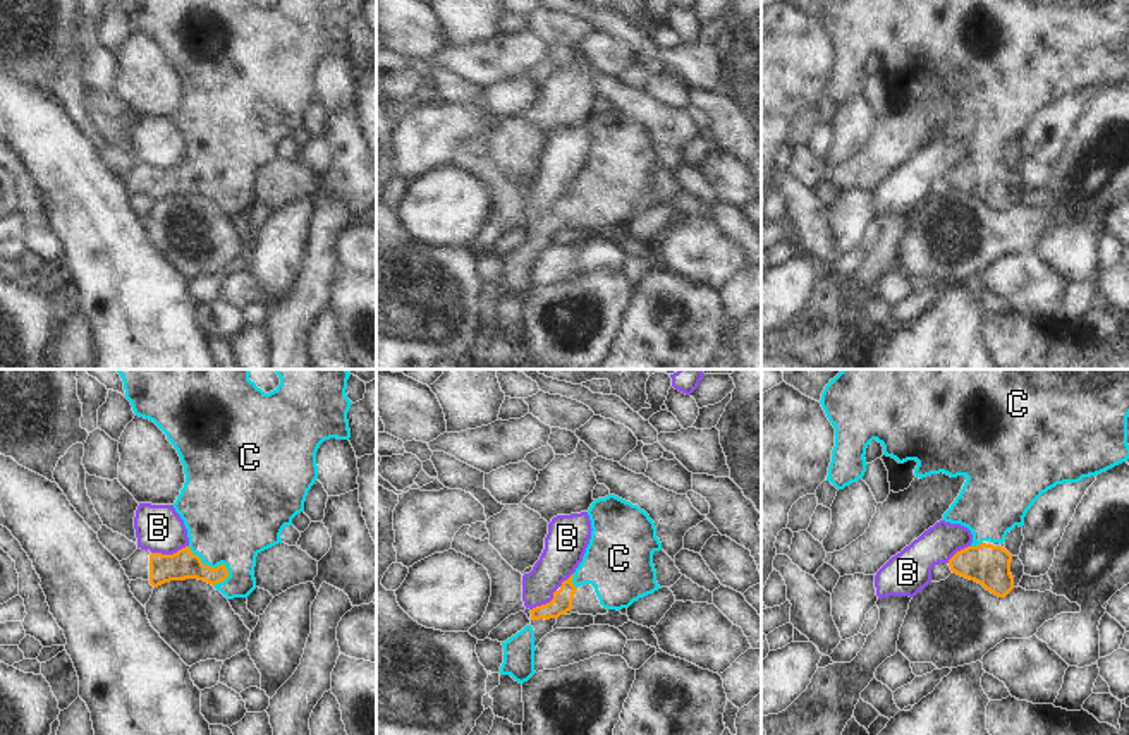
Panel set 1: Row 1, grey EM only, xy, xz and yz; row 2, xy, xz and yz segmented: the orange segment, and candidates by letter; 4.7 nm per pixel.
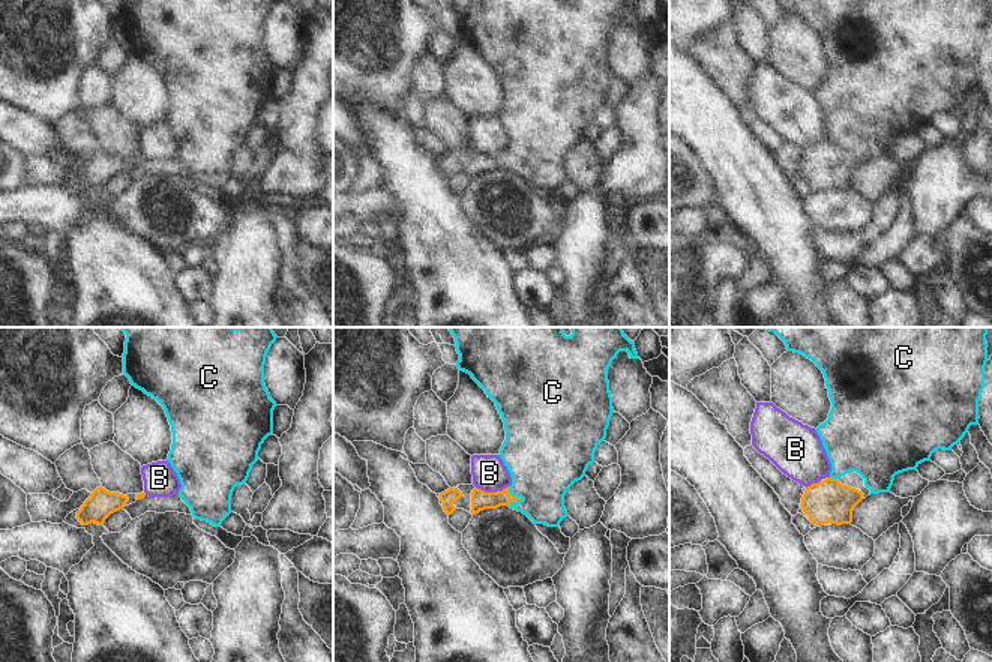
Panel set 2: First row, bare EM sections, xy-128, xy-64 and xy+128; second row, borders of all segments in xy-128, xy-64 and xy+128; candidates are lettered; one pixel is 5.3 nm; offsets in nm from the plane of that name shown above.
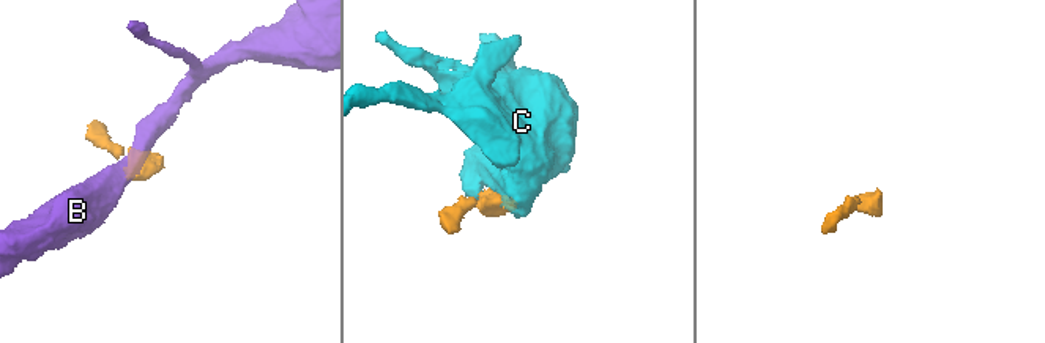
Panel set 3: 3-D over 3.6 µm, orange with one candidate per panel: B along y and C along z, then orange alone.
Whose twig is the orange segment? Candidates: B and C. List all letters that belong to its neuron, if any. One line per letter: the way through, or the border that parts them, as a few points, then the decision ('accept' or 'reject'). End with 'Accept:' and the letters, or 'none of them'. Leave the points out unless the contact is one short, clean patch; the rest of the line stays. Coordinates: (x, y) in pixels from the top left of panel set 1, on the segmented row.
B: border along xy (188, 545), (172, 553), (152, 553); reject
C: runs through xy (181, 565), (210, 567), (222, 555), (229, 517); accept
Accept: C

